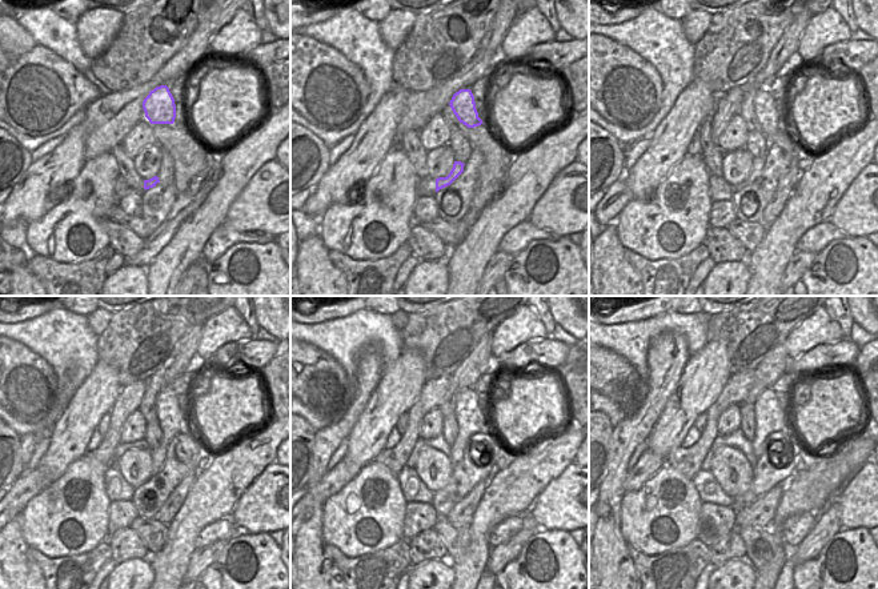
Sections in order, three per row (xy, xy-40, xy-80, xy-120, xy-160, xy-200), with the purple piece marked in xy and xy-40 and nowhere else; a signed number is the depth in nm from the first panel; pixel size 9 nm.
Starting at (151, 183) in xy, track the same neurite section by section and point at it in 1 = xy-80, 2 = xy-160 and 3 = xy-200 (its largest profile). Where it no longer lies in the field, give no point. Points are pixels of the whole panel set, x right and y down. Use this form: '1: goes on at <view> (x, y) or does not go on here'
1: goes on at xy-80 (757, 165)
2: goes on at xy-160 (470, 419)
3: goes on at xy-200 (769, 417)

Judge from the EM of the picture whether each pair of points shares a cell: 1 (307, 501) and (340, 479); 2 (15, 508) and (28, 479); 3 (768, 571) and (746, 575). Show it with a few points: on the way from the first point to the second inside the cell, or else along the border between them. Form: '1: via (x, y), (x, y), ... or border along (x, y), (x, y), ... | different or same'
1: via (315, 495), (332, 483) | same
2: via (15, 501), (28, 485) | same
3: border along (756, 571), (757, 575) | different

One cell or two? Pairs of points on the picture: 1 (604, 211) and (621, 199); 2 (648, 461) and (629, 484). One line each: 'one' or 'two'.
1: one
2: one

